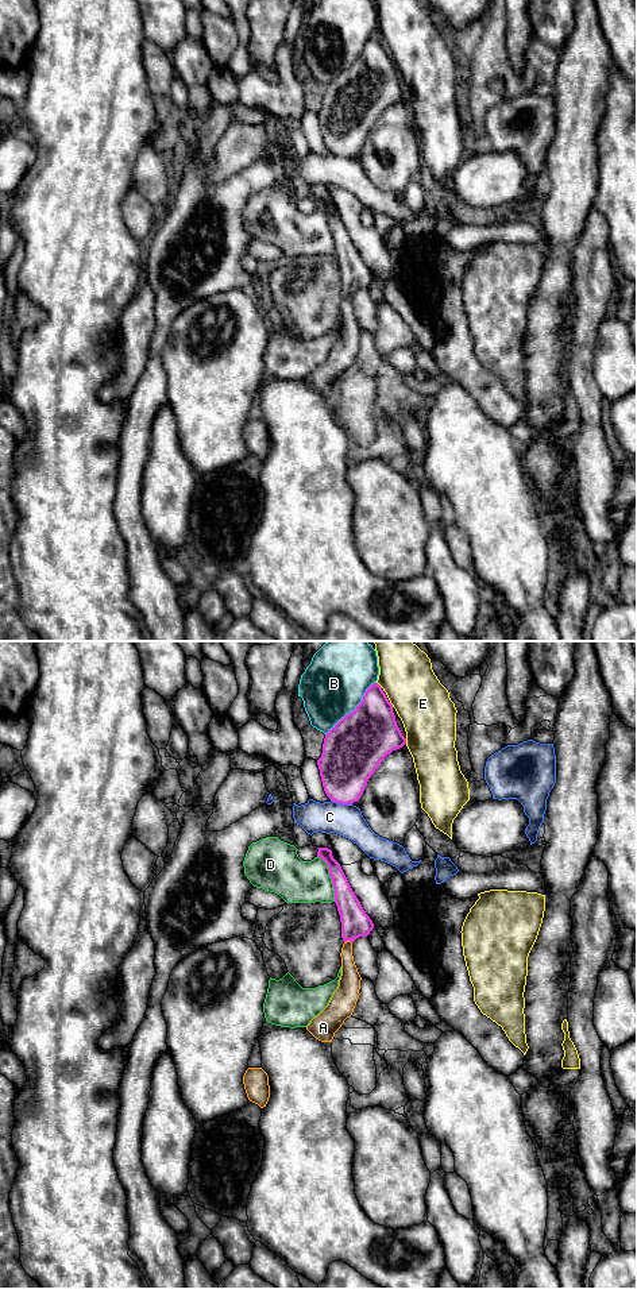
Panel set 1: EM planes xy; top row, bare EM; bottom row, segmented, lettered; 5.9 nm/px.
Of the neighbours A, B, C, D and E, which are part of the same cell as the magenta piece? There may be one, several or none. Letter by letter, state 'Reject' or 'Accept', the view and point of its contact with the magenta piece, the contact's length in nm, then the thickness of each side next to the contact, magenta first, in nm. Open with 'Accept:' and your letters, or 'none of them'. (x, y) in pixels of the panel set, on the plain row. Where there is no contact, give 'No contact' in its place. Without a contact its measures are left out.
Accept: A
A: Accept. Touches magenta at xy (347, 292). Shared border 50 nm. Thickness 170 nm (magenta) against 130 nm
B: Reject. Touches magenta at xy (355, 61). Shared border 440 nm. Thickness 360 nm (magenta) against 380 nm
C: Reject. Touches magenta at xy (342, 155). Shared border 130 nm. Thickness 320 nm (magenta) against 190 nm
D: Reject. Touches magenta at xy (331, 230). Shared border 300 nm. Thickness 150 nm (magenta) against 260 nm
E: Reject. Touches magenta at xy (378, 37). Shared border 50 nm. Thickness 280 nm (magenta) against 320 nm

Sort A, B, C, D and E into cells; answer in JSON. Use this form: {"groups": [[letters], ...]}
{"groups": [["A"], ["B"], ["C"], ["D"], ["E"]]}

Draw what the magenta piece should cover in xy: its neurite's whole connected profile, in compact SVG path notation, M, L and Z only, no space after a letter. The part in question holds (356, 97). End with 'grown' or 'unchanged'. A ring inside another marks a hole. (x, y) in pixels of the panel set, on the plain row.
M378 35L371 36L356 61L325 86L317 117L327 148L340 157L358 154L385 109L405 96L393 57Z | unchanged

